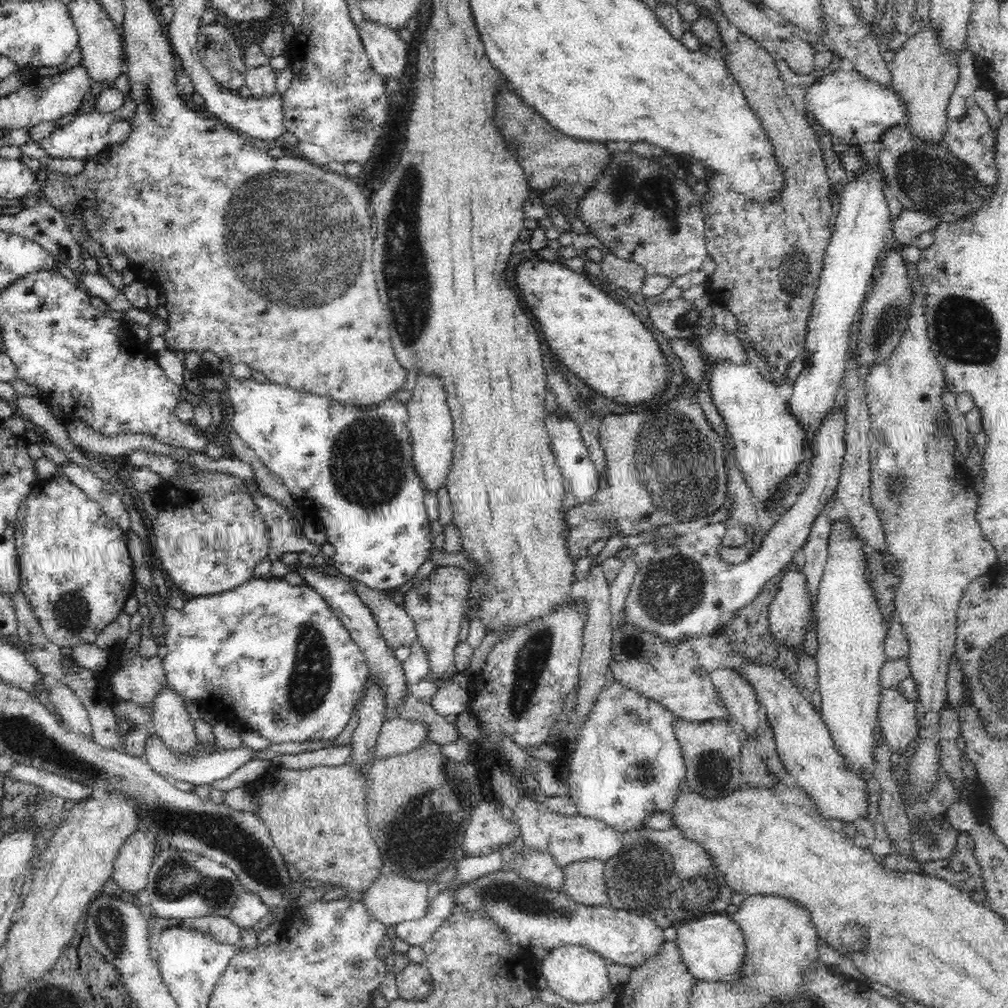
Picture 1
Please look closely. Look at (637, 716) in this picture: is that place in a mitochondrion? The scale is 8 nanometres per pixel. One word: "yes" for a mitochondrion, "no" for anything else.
yes

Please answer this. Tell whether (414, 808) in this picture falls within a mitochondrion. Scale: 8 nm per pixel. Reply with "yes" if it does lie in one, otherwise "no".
no

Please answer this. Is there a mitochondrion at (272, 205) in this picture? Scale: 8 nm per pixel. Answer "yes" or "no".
yes

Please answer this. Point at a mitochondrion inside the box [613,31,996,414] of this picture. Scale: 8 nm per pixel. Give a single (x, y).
(938, 183)

